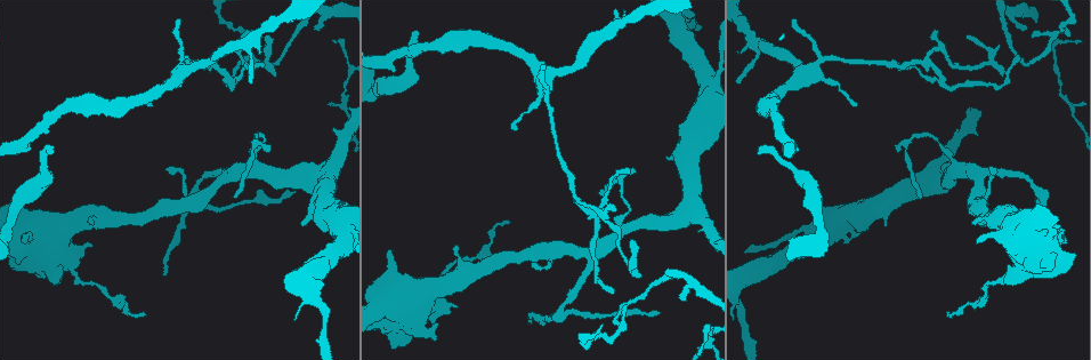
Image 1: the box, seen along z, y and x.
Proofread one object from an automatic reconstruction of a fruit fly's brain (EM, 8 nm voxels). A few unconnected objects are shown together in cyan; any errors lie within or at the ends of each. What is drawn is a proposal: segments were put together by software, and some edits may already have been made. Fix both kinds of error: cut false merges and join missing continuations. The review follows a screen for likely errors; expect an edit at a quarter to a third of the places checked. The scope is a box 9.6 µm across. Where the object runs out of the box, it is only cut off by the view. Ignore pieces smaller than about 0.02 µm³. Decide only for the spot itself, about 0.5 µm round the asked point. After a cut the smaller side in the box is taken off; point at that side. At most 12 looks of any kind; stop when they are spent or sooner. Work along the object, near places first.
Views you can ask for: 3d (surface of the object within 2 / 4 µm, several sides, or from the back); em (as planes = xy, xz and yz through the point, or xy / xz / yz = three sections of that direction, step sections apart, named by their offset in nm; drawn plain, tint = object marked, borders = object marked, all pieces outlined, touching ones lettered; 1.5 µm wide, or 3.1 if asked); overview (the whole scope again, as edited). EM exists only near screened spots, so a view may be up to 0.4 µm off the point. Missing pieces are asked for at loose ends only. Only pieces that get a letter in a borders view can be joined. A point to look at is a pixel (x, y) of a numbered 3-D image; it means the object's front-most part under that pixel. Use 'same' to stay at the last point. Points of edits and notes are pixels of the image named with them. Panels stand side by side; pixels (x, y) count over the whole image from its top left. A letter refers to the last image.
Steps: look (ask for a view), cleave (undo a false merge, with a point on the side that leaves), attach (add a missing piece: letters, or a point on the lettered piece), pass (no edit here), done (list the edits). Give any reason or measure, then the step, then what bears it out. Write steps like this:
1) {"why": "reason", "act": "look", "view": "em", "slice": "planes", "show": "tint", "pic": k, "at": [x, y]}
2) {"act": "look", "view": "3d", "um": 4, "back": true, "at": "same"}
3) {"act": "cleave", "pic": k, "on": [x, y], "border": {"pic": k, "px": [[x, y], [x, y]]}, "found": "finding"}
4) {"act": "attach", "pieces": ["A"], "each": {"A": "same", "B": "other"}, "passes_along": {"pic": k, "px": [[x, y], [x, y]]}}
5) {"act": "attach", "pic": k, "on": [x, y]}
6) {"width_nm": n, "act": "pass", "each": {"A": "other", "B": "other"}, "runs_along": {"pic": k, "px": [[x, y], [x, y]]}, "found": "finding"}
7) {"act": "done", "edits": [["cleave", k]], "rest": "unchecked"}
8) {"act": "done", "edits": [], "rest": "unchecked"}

{"why": "branch stops here", "act": "look", "view": "em", "slice": "planes", "show": "borders", "pic": 1, "at": [937, 34]}

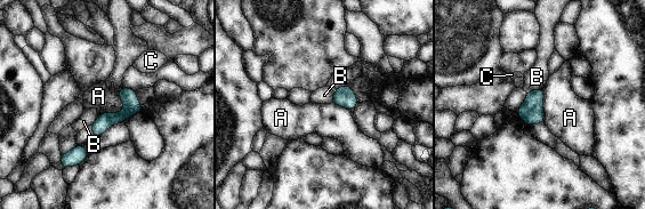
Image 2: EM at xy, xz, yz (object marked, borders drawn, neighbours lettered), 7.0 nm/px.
{"act": "pass", "each": {"A": "other", "B": "other", "C": "other"}, "runs_along": {"pic": 2, "px": [[132, 93], [130, 106], [96, 133]]}, "found": "no lettered piece goes on from it"}

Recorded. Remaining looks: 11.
{"why": "thick end", "act": "look", "view": "em", "slice": "planes", "show": "plain", "pic": 1, "at": [82, 257]}

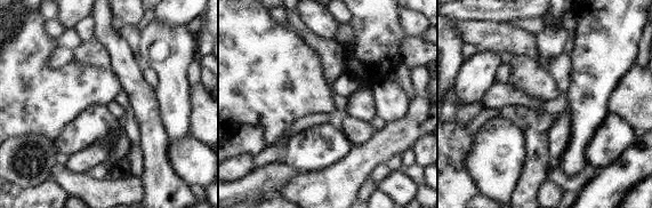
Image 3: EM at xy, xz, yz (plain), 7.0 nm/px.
{"why": "with the object marked", "act": "look", "view": "em", "slice": "planes", "show": "tint", "at": "same"}

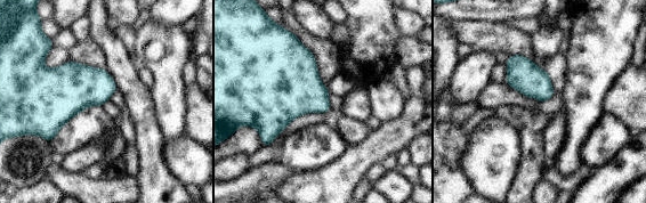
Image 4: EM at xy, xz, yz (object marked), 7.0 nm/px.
{"act": "look", "view": "em", "slice": "planes", "show": "borders", "at": "same"}

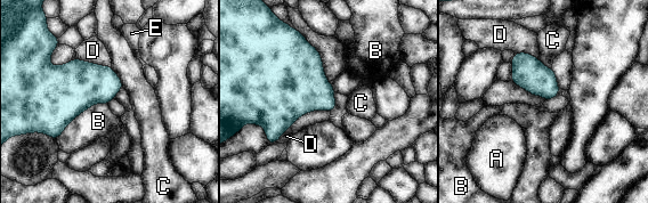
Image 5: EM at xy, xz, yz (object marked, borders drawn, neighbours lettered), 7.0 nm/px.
{"longest_contact_nm": ["B", 440], "act": "pass", "each": {"A": "other", "B": "other", "C": "other", "D": "other", "E": "other"}, "border": {"pic": 5, "px": [[107, 103], [83, 110], [56, 139]]}, "found": "none of them fits"}

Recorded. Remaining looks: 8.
{"why": "free end", "act": "look", "view": "em", "slice": "planes", "show": "borders", "pic": 1, "at": [531, 324]}

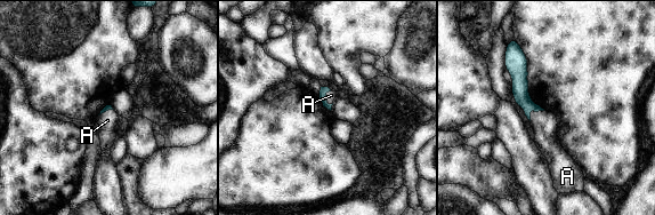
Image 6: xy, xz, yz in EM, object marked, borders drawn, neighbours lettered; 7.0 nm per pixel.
{"act": "attach", "pieces": ["A"], "each": {"A": "same"}, "passes_along": {"pic": 6, "px": [[519, 86], [531, 106], [544, 124]]}, "found": "it goes on there"}

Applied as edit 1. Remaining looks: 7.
{"act": "look", "view": "overview"}

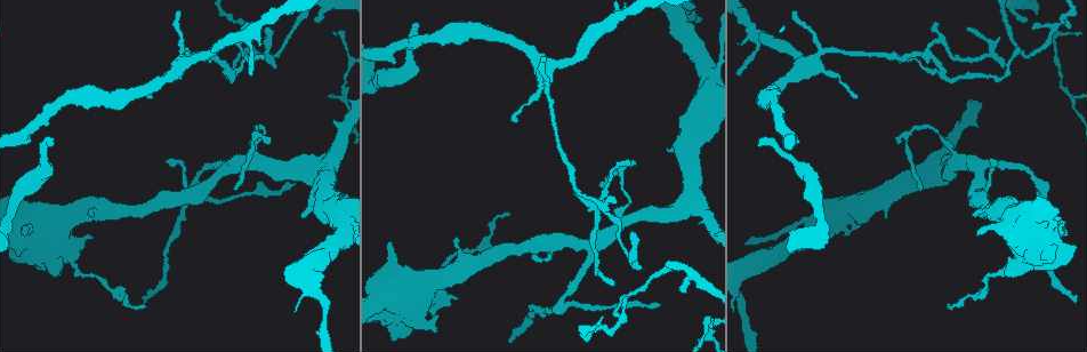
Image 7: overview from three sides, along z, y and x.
{"why": "free end", "act": "look", "view": "3d", "um": 2, "pic": 7, "at": [389, 241]}

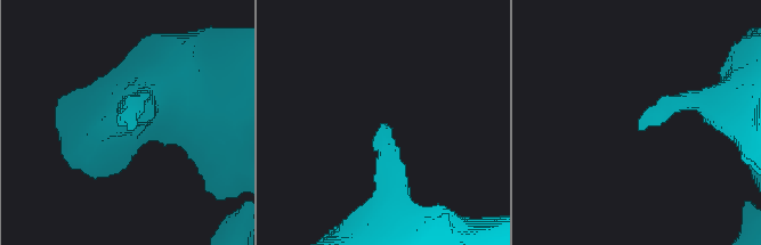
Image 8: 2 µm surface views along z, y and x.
{"act": "look", "view": "em", "slice": "xz", "step": 4, "show": "tint", "pic": 8, "at": [640, 126]}

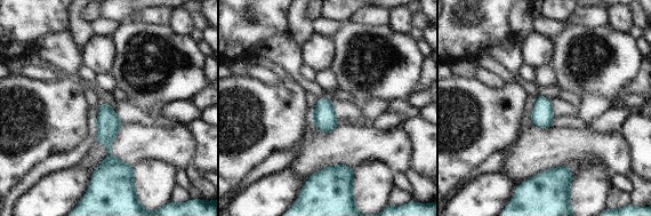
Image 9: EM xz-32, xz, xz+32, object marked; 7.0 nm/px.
{"act": "look", "view": "em", "slice": "planes", "show": "borders", "at": "same"}

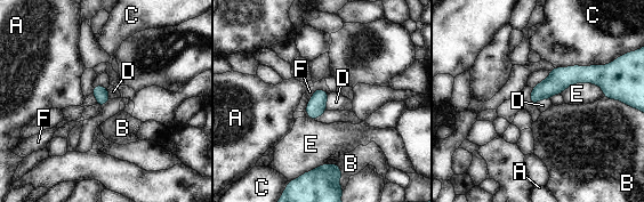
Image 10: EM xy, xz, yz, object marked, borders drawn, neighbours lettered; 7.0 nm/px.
{"act": "pass", "each": {"A": "other", "B": "other", "C": "other", "D": "other", "E": "other", "F": "other"}, "found": "no lettered piece goes on from it"}

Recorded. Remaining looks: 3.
{"why": "free end", "act": "look", "view": "3d", "um": 2, "pic": 7, "at": [624, 299]}

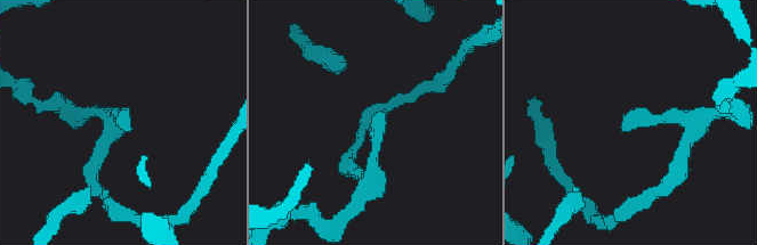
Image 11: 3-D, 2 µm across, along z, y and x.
{"why": "now the EM", "act": "look", "view": "em", "slice": "planes", "show": "plain", "pic": 11, "at": [384, 113]}

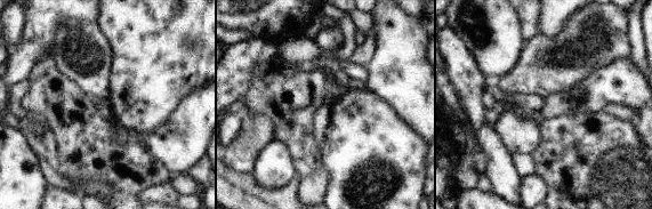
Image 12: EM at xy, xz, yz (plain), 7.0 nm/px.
{"act": "look", "view": "em", "slice": "planes", "show": "borders", "at": "same"}

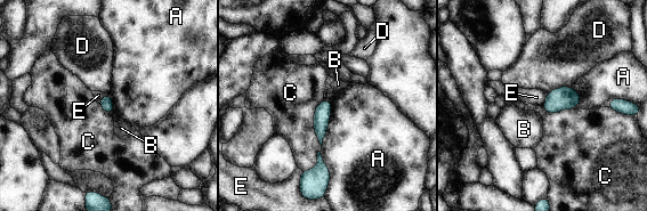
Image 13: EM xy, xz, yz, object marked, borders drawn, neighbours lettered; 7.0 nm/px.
{"act": "pass", "each": {"A": "other", "B": "other", "C": "other", "D": "other", "E": "other"}, "border": {"pic": 13, "px": [[548, 94], [542, 105]]}, "found": "none of them fits"}

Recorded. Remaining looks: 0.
{"act": "done", "edits": [["attach", 6]], "rest": "unchecked"}

